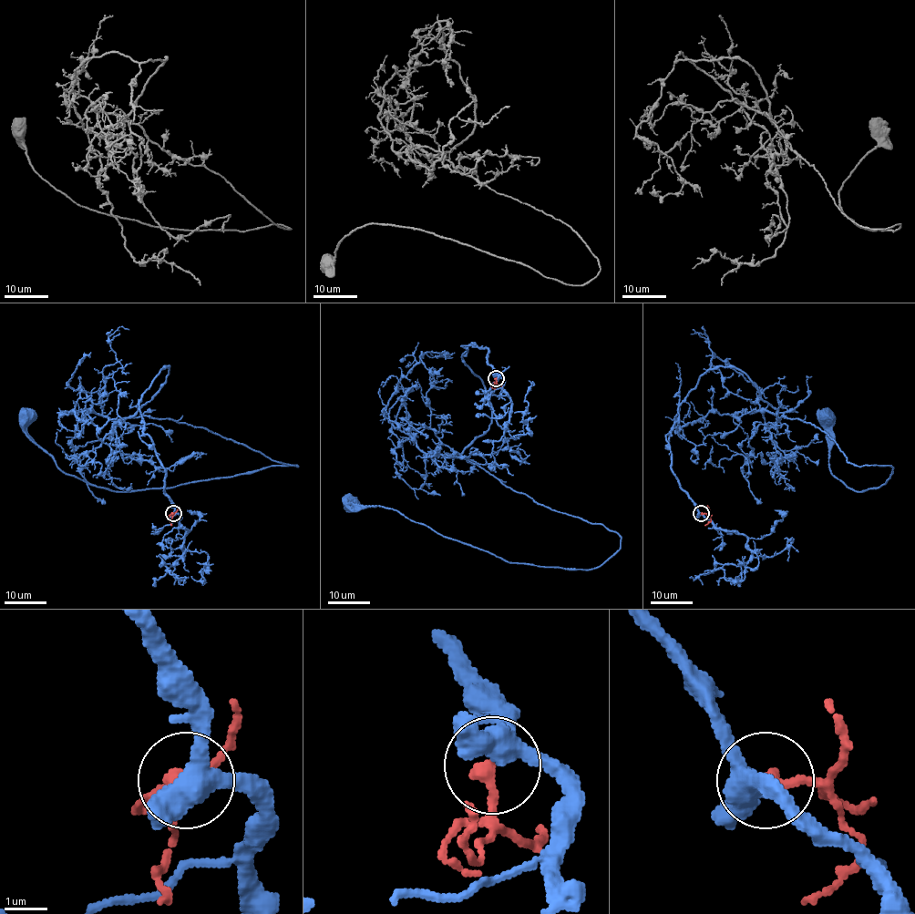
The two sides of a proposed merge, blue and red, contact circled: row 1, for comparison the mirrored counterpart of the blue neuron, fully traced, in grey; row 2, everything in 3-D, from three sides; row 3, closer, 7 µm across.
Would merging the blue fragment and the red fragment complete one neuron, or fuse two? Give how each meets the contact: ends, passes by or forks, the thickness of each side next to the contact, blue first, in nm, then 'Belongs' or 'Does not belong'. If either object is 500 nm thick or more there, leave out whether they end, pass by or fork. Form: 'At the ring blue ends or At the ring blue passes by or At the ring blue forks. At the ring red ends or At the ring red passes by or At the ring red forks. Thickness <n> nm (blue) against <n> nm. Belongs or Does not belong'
At the ring blue forks. At the ring red ends. Thickness 480 nm (blue) against 340 nm. Does not belong

